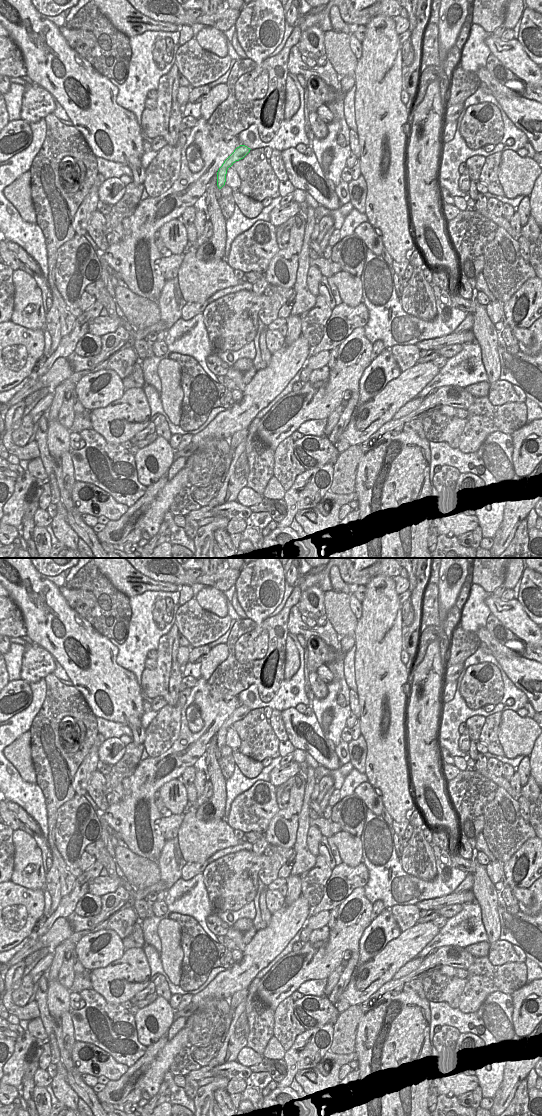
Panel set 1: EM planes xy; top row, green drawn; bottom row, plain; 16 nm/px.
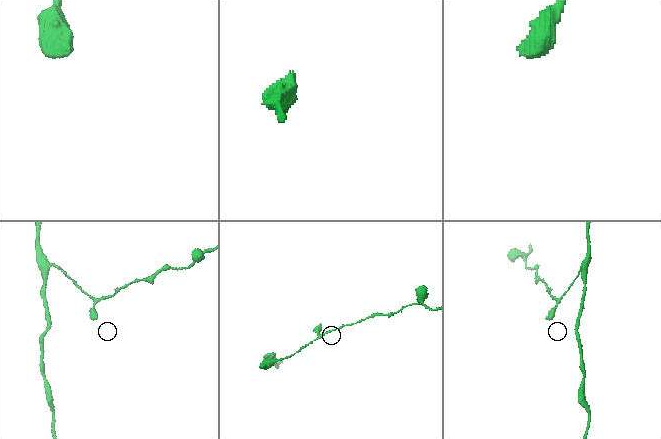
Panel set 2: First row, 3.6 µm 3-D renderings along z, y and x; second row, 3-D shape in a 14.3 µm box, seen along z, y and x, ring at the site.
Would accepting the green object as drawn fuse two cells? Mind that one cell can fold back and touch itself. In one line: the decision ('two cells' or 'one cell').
one cell

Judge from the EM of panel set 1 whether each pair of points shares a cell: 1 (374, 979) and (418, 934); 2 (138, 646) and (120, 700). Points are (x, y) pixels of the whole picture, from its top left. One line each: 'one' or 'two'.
1: one
2: two

